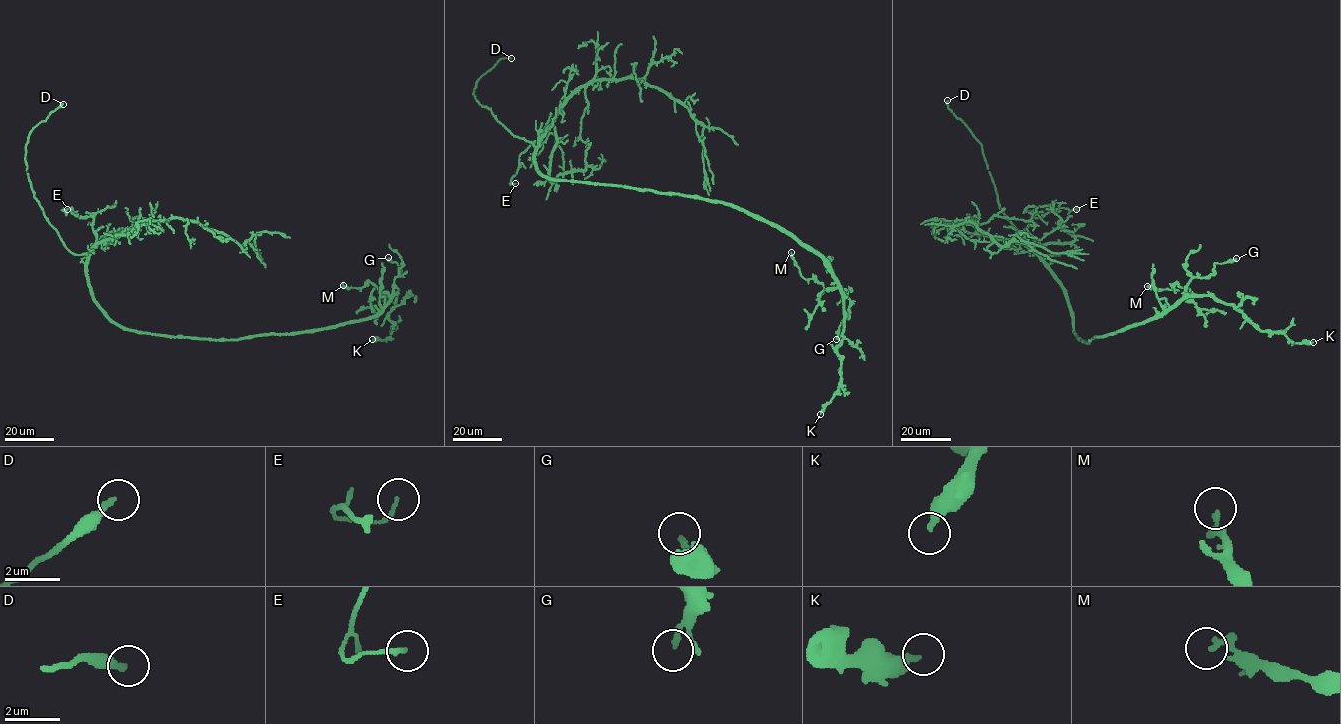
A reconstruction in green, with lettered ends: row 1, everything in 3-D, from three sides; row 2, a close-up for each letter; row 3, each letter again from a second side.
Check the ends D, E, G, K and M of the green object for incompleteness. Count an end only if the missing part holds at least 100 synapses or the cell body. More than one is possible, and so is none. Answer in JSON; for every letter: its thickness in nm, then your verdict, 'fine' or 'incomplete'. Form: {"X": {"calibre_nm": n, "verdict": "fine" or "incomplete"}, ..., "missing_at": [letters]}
{"D": {"calibre_nm": 240, "verdict": "incomplete"}, "E": {"calibre_nm": 120, "verdict": "fine"}, "G": {"calibre_nm": 180, "verdict": "fine"}, "K": {"calibre_nm": 320, "verdict": "fine"}, "M": {"calibre_nm": 240, "verdict": "fine"}, "missing_at": ["D"]}

